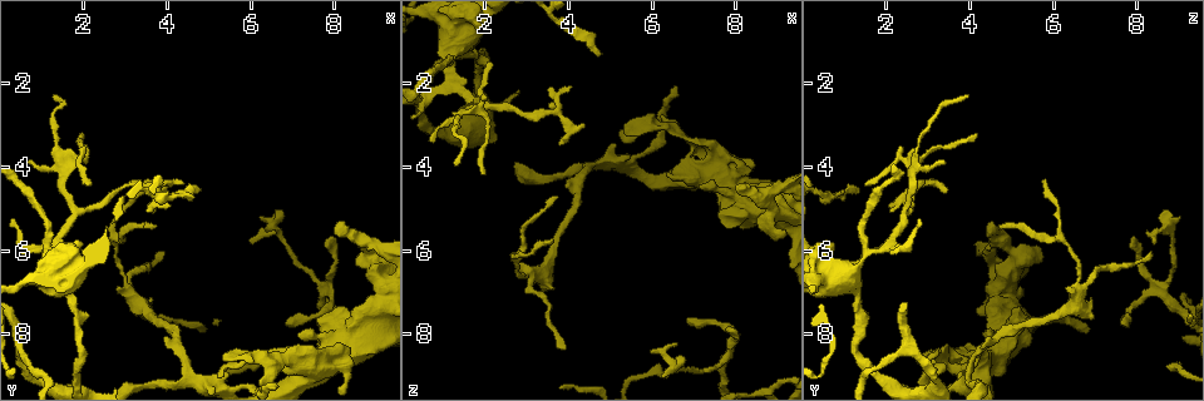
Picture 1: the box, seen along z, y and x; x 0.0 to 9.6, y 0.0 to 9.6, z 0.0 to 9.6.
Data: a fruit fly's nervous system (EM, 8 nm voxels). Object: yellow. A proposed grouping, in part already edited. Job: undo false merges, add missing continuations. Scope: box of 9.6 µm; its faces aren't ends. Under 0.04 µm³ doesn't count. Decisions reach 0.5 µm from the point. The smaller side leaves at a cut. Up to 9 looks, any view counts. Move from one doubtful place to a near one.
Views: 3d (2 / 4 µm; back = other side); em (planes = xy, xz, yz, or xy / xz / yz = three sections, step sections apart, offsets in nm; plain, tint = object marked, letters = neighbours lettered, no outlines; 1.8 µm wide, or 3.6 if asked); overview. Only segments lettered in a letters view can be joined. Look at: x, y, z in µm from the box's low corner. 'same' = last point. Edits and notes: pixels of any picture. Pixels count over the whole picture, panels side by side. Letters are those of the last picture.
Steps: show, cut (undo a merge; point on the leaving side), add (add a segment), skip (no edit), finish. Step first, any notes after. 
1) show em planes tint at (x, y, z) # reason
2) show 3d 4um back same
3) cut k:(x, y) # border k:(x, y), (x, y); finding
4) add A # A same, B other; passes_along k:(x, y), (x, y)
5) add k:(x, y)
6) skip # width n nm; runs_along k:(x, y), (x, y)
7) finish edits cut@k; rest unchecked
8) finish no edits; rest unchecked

show 3d 2um back at (7.90, 7.10, 8.30) # sharp bend

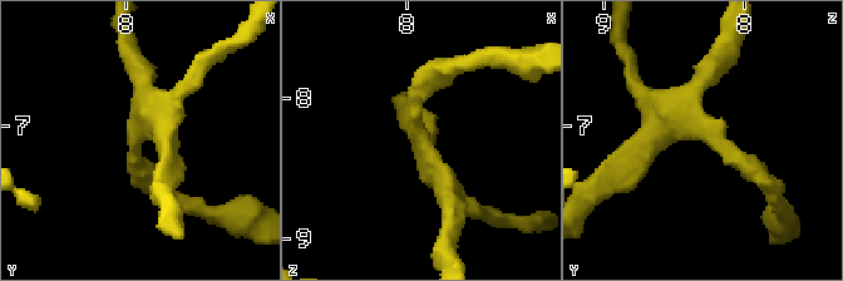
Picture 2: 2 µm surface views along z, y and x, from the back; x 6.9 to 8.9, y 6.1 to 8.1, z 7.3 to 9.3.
show em planes tint at (7.94, 7.04, 8.30) # shape alone is not enough

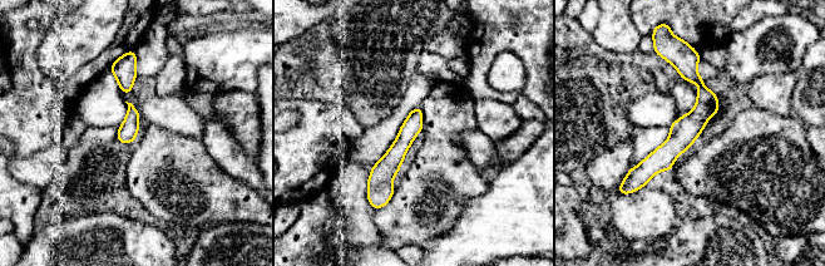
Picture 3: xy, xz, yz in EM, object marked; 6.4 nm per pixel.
show em planes letters same

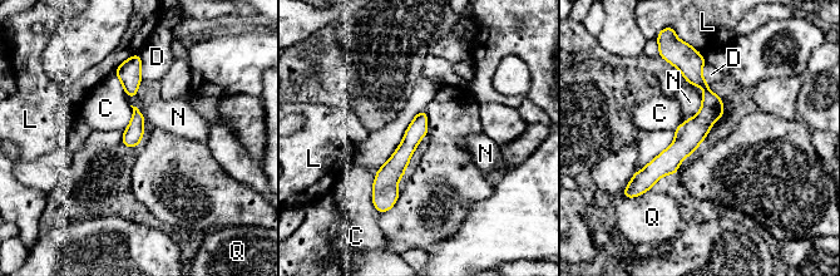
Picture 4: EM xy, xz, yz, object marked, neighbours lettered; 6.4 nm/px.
skip # width 120 nm; C other, D other, L other, N other, Q other; runs_along 4:(693, 62), (707, 116), (645, 187); all the same neuron

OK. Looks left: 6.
show em planes letters at (6.75, 5.10, 8.80) # free end

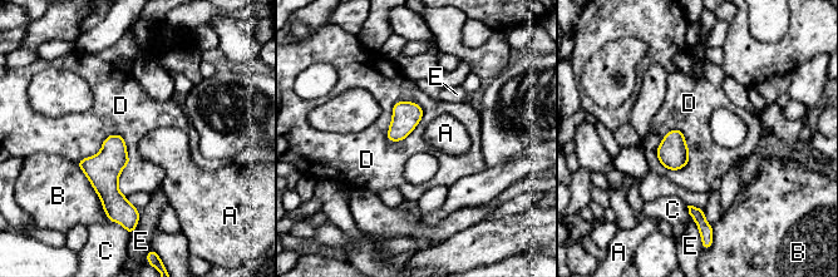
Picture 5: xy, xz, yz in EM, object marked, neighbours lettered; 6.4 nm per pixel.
skip # A other, B other, C other, D other, E other; border 5:(112, 133), (126, 197); no lettered segment goes on from it

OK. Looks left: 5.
show em planes plain at (9.15, 7.05, 4.75) # sharp bend

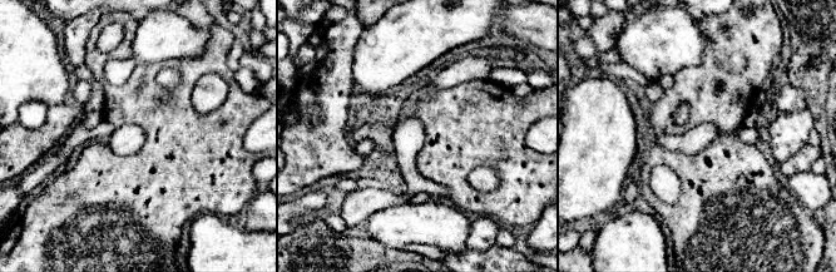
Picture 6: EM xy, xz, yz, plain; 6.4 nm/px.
show em planes tint same

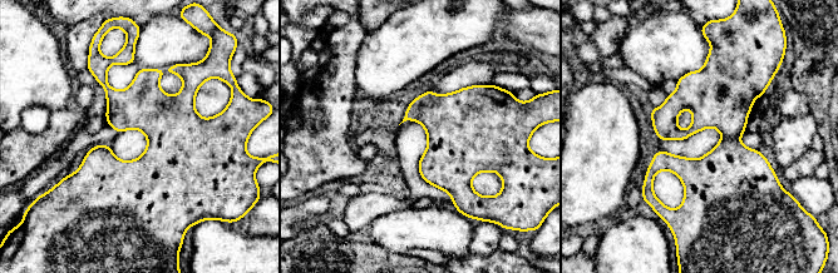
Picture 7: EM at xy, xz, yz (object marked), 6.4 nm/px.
show em planes letters same # what lies round it

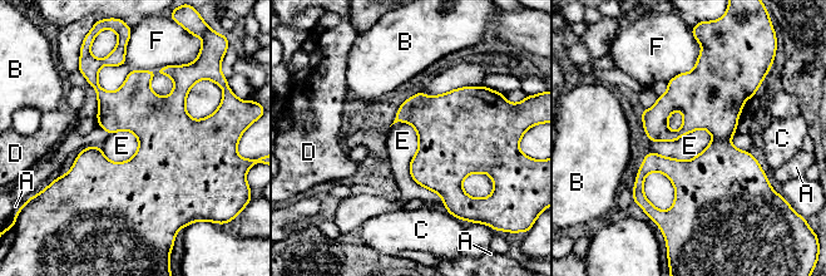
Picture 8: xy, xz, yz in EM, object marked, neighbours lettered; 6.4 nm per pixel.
skip # width 180 nm; longest_contact E 420 nm; A other, B other, C other, D other, E other, F other; one neuron here

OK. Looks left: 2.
show em 3.6um planes tint at (7.75, 8.40, 4.85) # touches itself

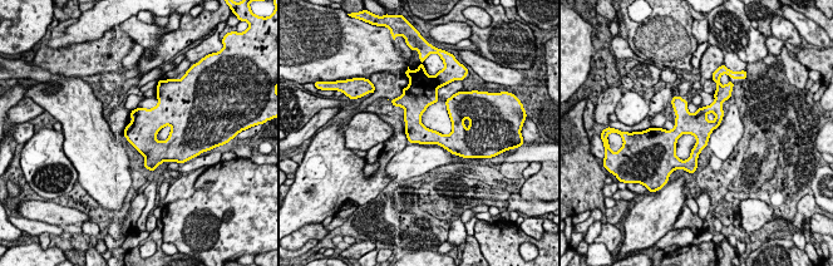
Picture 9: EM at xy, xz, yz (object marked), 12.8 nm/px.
show em 3.6um planes letters same # what lies round it

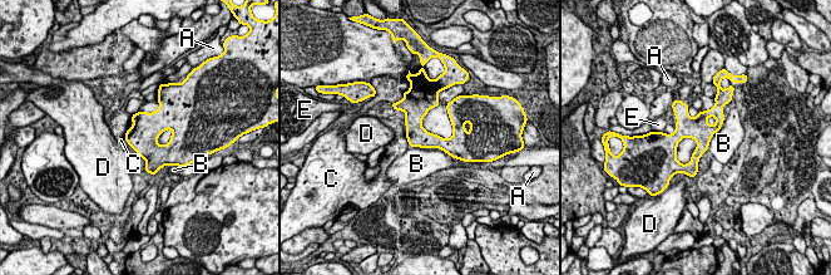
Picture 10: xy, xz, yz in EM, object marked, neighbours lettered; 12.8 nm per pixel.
skip # longest_contact B 650 nm; A other, B other, C other, D other, E other; one neuron here

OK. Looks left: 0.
finish no edits; rest unchecked

